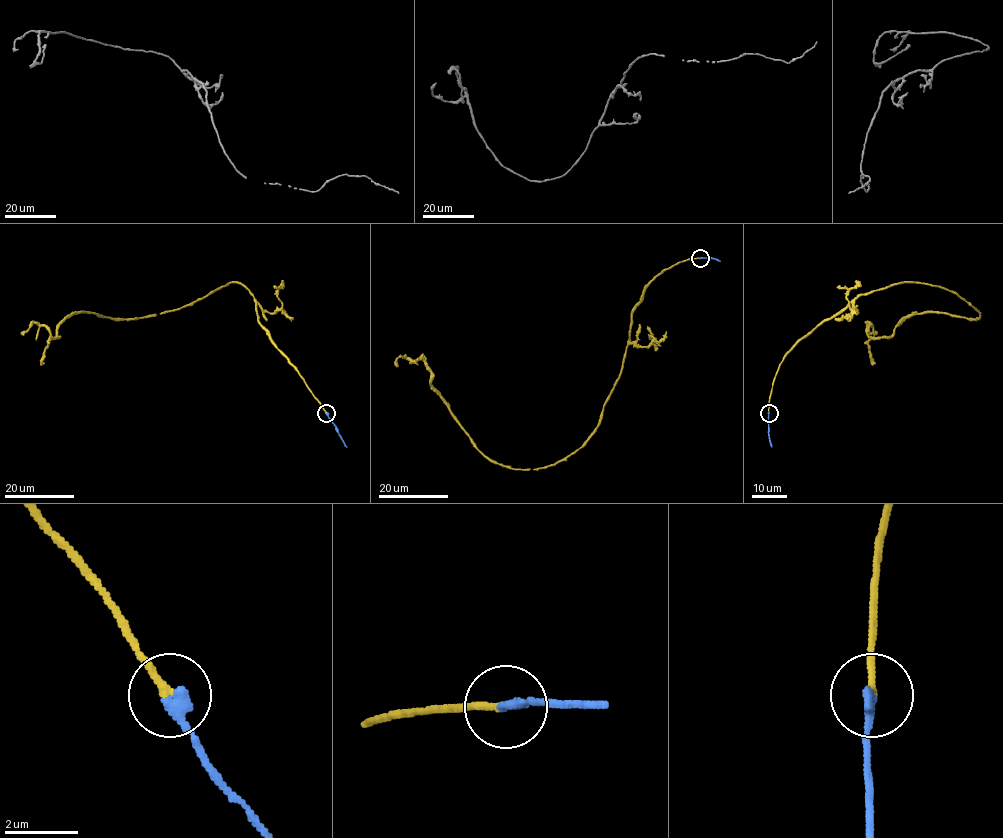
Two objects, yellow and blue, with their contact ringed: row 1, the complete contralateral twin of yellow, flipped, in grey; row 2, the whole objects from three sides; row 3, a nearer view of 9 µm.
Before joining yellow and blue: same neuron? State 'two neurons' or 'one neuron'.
one neuron

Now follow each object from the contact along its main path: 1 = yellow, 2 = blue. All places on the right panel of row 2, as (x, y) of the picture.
1: (769, 413), (783, 357), (859, 295), (916, 282), (980, 315), (912, 313), (892, 336), (867, 323), (877, 331)
2: (769, 413), (768, 435), (771, 447)

